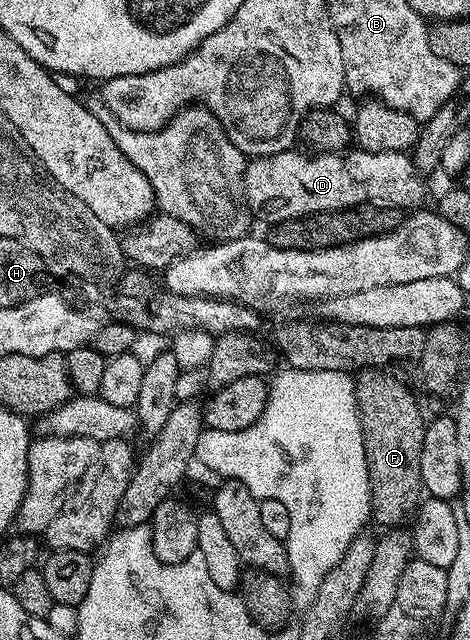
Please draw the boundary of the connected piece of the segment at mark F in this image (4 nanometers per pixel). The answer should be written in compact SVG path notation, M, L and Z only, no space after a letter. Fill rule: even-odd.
M365 370L355 380L357 413L361 419L363 450L371 486L371 516L385 530L404 525L416 513L423 499L419 450L423 450L423 434L427 423L427 416L421 413L412 390L389 372L392 371Z

